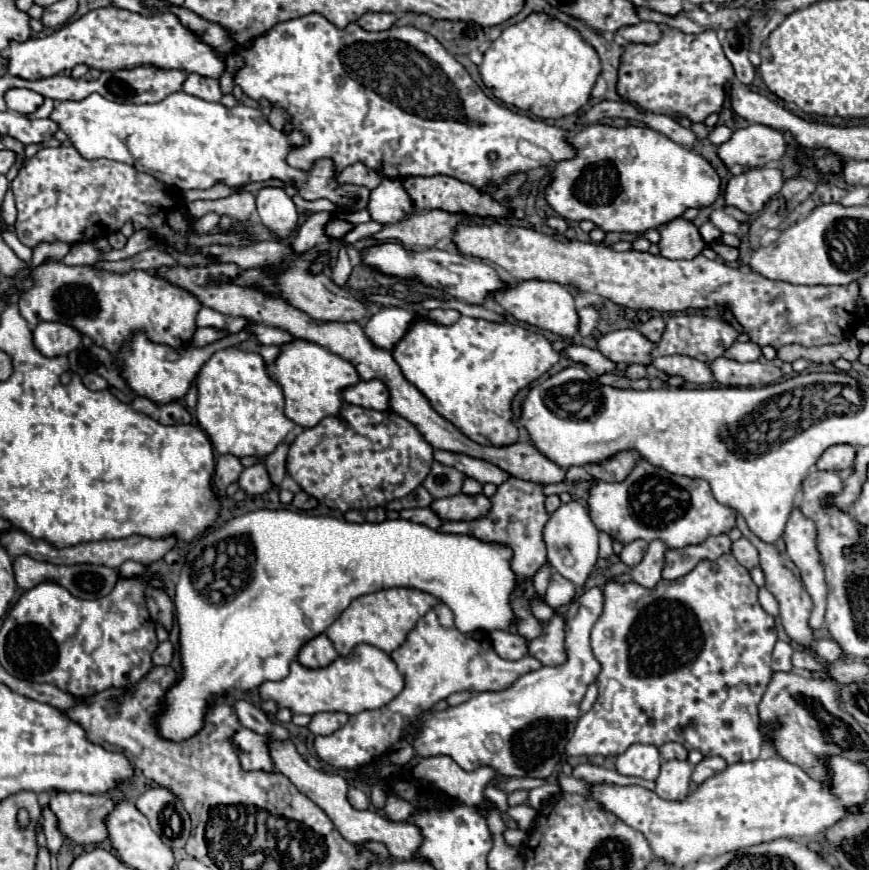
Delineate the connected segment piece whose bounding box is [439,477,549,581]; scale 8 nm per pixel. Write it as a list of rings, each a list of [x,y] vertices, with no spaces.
[[[509,477],[503,485],[497,487],[495,495],[489,497],[491,509],[487,515],[475,521],[443,521],[439,527],[443,533],[457,533],[457,535],[473,535],[483,541],[497,541],[511,545],[513,549],[513,571],[517,579],[523,581],[525,577],[533,577],[539,567],[545,563],[545,545],[543,545],[543,527],[549,521],[549,513],[545,509],[545,495],[541,483],[523,481],[517,477]]]

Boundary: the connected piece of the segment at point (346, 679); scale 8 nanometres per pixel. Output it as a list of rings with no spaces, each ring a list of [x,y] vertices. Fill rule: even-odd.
[[[357,645],[347,657],[337,657],[331,665],[319,669],[307,669],[299,661],[291,661],[289,675],[281,681],[265,681],[259,685],[259,697],[273,701],[279,709],[287,707],[291,713],[315,715],[321,711],[343,711],[347,715],[361,713],[365,709],[379,709],[397,697],[403,689],[403,675],[397,671],[391,657],[377,647]]]

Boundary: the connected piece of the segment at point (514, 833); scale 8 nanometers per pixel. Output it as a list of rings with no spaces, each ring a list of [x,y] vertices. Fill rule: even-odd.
[[[505,829],[505,833],[503,833],[503,837],[505,837],[505,841],[509,843],[509,845],[513,845],[513,847],[519,847],[519,845],[523,845],[523,841],[527,839],[527,833],[525,831],[521,831],[521,829]]]

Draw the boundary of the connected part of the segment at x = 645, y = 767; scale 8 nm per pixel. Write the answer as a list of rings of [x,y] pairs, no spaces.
[[[629,745],[625,753],[617,755],[615,767],[621,775],[641,777],[641,779],[657,779],[661,767],[661,755],[655,745]]]

